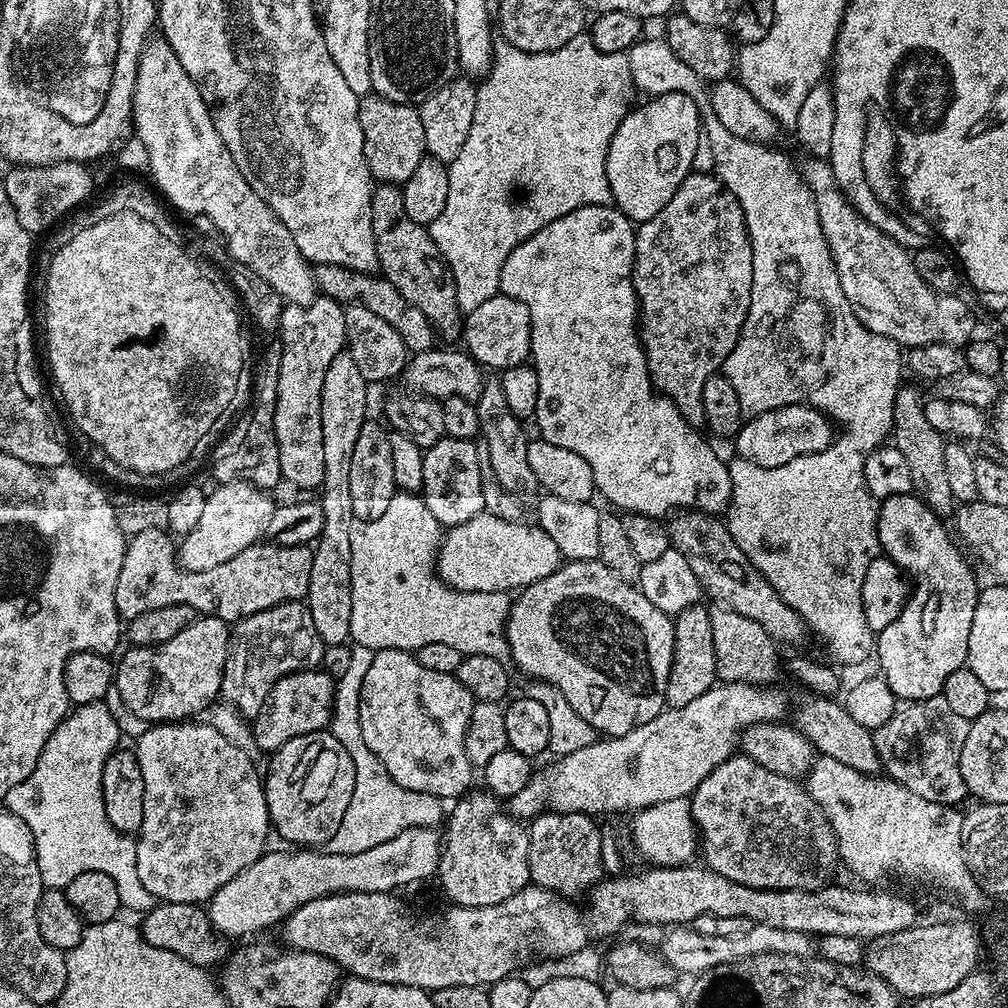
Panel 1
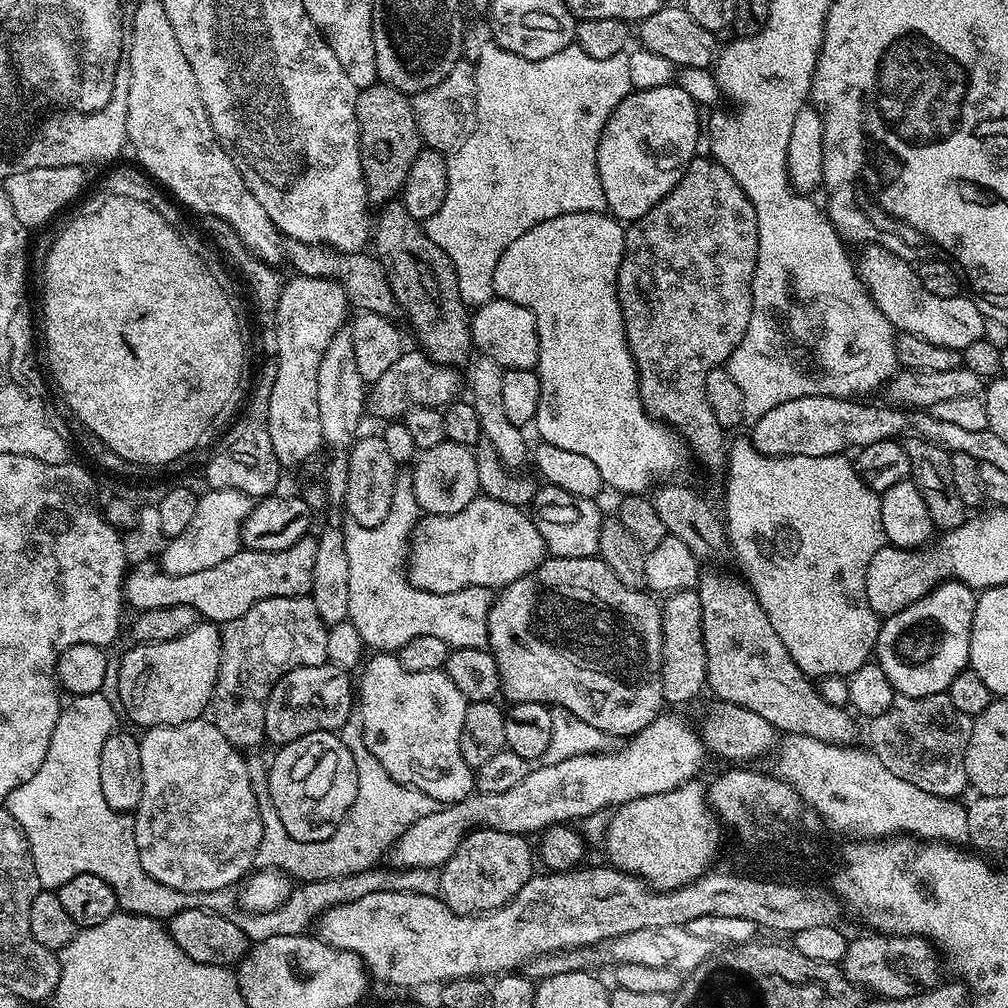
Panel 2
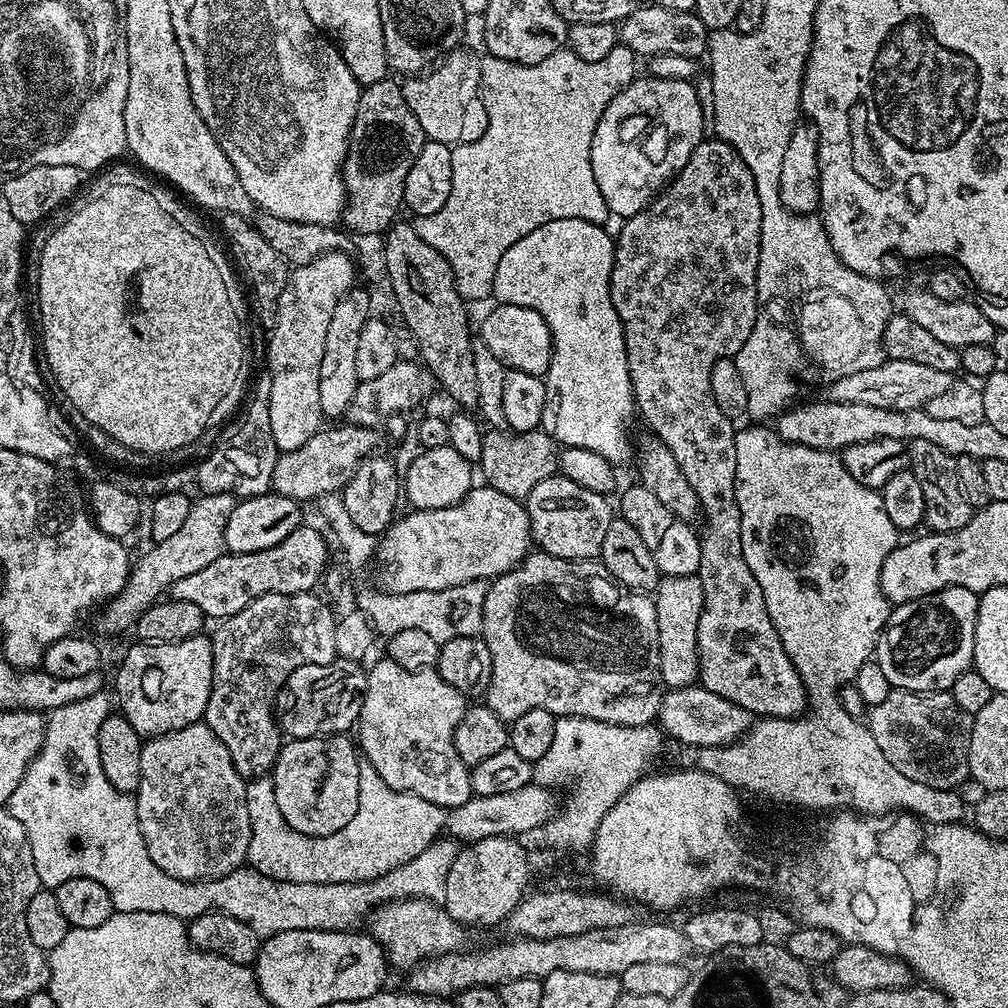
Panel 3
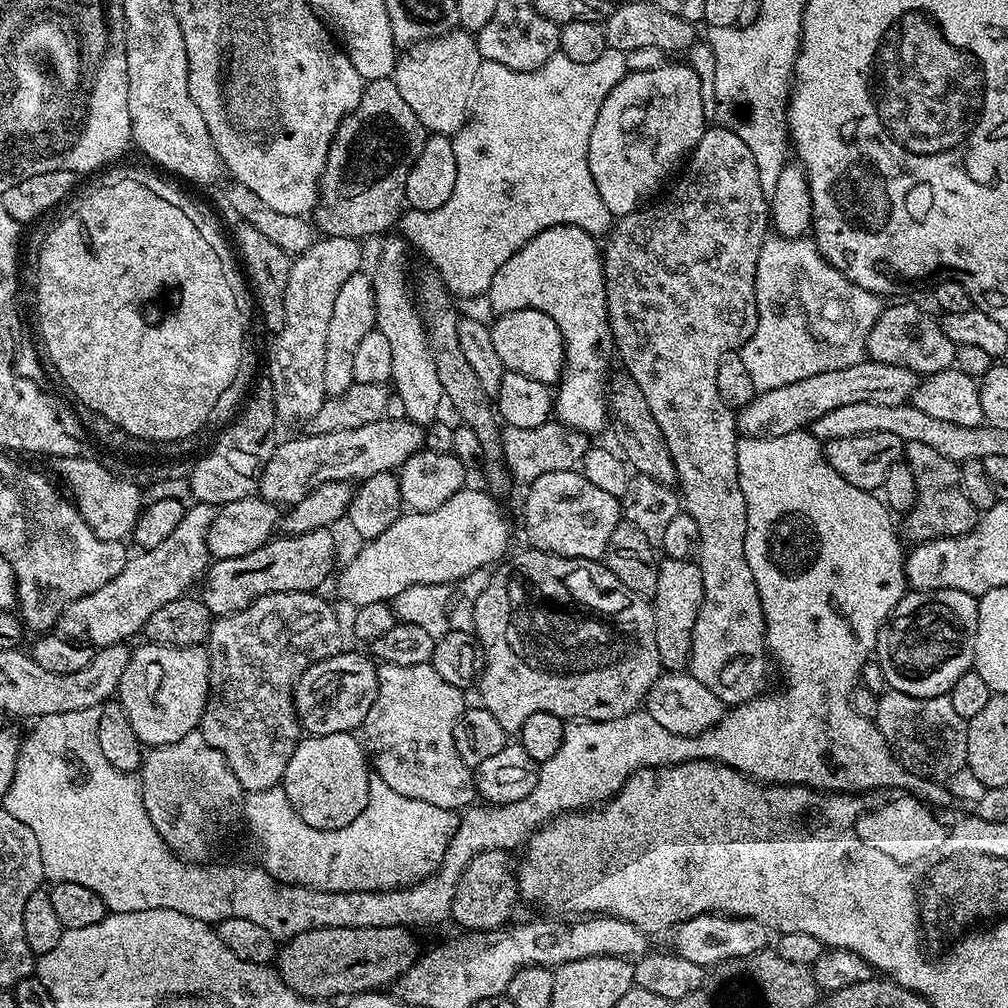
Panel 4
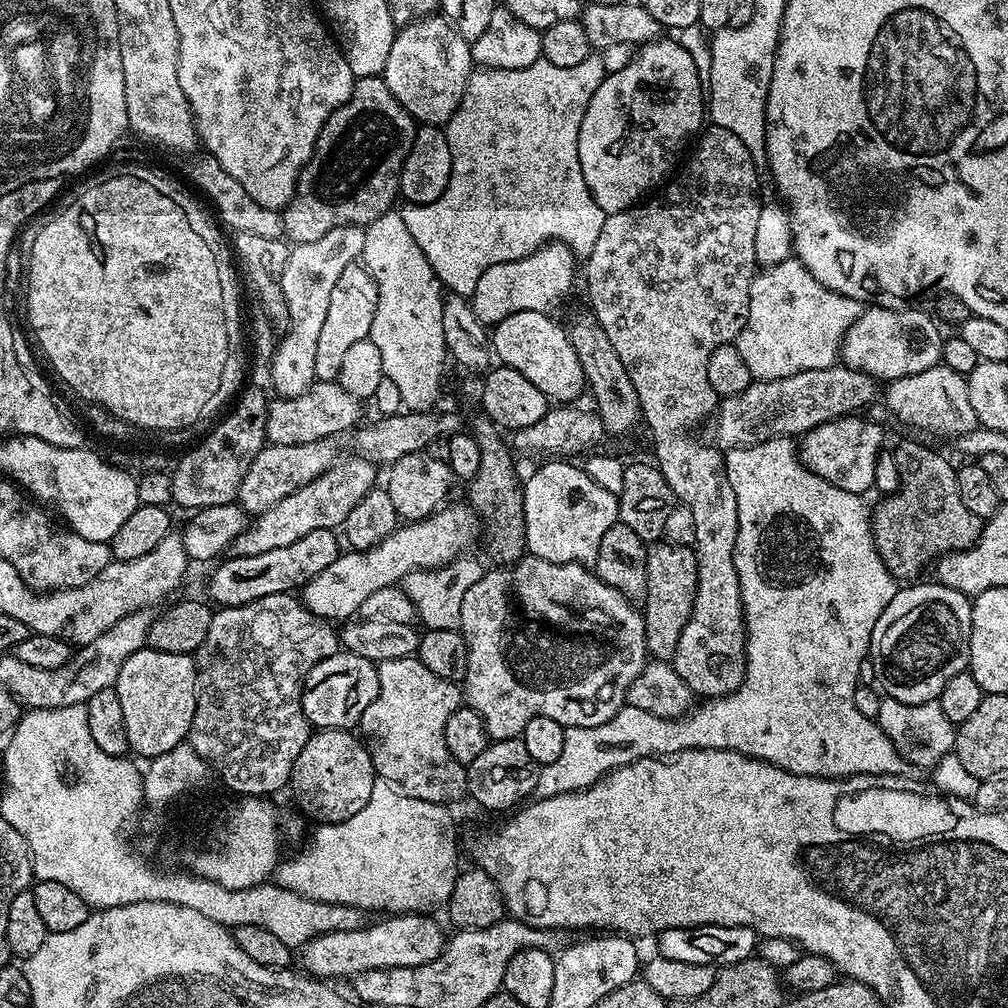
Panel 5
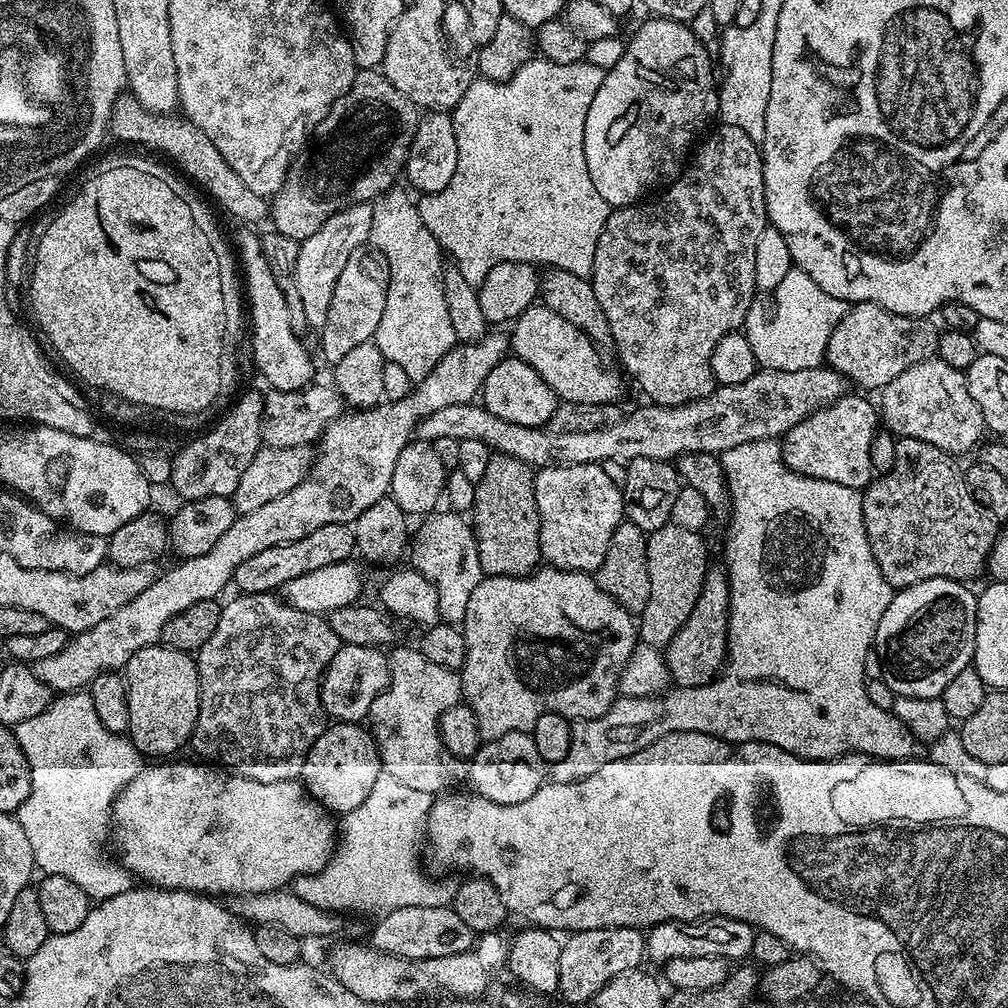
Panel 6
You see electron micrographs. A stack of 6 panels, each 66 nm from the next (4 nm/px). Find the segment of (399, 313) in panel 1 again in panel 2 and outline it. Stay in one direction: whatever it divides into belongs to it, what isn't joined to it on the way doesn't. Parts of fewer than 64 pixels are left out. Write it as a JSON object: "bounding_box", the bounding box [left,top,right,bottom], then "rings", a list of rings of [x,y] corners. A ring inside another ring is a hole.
{"bounding_box":[283,238,397,317],"rings":[[[289,238],[283,241],[283,245],[287,263],[292,263],[299,275],[338,281],[342,290],[348,295],[349,305],[353,309],[360,312],[382,314],[386,317],[391,317],[392,311],[394,313],[397,311],[396,299],[390,290],[386,274],[375,255],[364,256],[363,251],[339,252],[336,248],[322,244],[307,244]]]}

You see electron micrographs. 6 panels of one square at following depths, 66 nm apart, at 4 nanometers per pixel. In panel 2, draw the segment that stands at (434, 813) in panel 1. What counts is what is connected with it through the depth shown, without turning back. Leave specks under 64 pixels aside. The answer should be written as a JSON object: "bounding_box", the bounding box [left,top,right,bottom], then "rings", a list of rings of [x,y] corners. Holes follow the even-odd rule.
{"bounding_box":[250,754,438,882],"rings":[[[356,754],[354,766],[358,770],[358,794],[334,834],[318,842],[298,842],[298,838],[290,838],[268,796],[268,777],[250,776],[262,820],[262,842],[258,842],[254,861],[257,869],[276,869],[296,882],[337,880],[340,876],[365,872],[381,863],[380,855],[383,857],[411,824],[438,808],[434,798],[394,782],[378,758]]]}

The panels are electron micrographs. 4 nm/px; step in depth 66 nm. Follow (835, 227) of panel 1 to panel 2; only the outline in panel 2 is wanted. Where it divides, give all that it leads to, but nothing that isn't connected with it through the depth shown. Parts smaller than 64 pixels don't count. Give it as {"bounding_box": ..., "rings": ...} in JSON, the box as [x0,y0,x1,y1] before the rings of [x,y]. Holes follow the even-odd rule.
{"bounding_box":[858,243,986,350],"rings":[[[869,243],[861,252],[864,253],[860,260],[858,256],[859,278],[878,310],[882,310],[897,333],[914,334],[926,338],[926,342],[934,342],[934,346],[953,350],[962,350],[970,346],[970,342],[985,339],[986,317],[977,301],[975,304],[967,294],[954,298],[938,298],[938,294],[930,294],[930,290],[922,286],[915,267],[880,244]]]}

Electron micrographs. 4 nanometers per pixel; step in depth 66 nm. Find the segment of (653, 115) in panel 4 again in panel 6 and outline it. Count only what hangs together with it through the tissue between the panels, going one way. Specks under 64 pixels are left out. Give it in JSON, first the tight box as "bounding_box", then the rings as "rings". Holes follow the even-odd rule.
{"bounding_box":[584,18,720,209],"rings":[[[648,18],[633,34],[632,41],[629,39],[625,43],[622,58],[605,72],[598,94],[594,94],[594,102],[590,102],[584,127],[586,170],[590,170],[594,190],[598,190],[613,209],[635,204],[653,190],[675,180],[685,163],[684,151],[693,147],[692,139],[700,131],[703,133],[709,127],[708,119],[720,111],[718,84],[714,76],[712,80],[713,57],[712,60],[708,57],[699,38],[688,28],[691,27],[687,23],[678,20]]]}

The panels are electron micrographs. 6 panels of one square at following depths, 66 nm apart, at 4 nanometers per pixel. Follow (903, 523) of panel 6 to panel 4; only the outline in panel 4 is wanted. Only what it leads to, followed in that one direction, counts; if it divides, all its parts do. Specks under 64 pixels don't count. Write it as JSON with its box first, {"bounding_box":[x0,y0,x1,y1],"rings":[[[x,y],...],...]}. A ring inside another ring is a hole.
{"bounding_box":[903,442,978,542],"rings":[[[923,442],[905,443],[903,459],[910,466],[916,483],[916,501],[903,517],[903,535],[908,535],[912,542],[937,540],[943,536],[965,536],[976,525],[978,509],[960,488],[960,464],[938,454],[938,450],[925,446]]]}

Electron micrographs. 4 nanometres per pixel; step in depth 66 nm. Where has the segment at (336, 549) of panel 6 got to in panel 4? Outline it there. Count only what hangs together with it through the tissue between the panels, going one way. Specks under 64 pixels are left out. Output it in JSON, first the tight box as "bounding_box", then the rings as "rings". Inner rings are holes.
{"bounding_box":[198,526,336,617],"rings":[[[325,526],[303,532],[297,536],[280,534],[263,544],[258,550],[250,550],[250,554],[242,554],[242,558],[226,558],[216,560],[202,577],[204,589],[198,592],[206,607],[212,611],[213,617],[229,616],[232,612],[240,612],[250,606],[258,598],[269,596],[275,592],[316,592],[319,584],[333,575],[332,567],[336,564],[336,540],[332,537],[333,529]]]}

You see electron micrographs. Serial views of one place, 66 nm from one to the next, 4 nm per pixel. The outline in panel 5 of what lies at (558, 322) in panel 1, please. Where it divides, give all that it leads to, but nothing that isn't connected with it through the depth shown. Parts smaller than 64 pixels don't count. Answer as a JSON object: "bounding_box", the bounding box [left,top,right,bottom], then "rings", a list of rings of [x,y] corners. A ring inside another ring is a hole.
{"bounding_box":[470,242,576,326],"rings":[[[549,242],[526,258],[518,258],[514,262],[498,262],[498,266],[490,266],[490,270],[478,278],[478,286],[470,297],[471,306],[485,326],[493,323],[492,303],[495,300],[509,300],[512,306],[527,306],[535,312],[548,312],[548,304],[556,304],[571,294],[576,284],[576,263],[576,253],[567,244],[559,242]]]}

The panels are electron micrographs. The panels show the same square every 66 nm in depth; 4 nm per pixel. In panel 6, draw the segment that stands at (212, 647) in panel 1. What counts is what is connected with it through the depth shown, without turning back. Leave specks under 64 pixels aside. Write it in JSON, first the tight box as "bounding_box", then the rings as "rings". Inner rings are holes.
{"bounding_box":[126,643,200,758],"rings":[[[154,643],[134,653],[126,665],[126,683],[128,685],[128,709],[130,722],[126,733],[127,739],[140,751],[141,757],[172,758],[183,744],[187,745],[198,722],[198,706],[200,705],[200,679],[195,659],[189,653],[179,652],[173,648],[165,648]]]}

